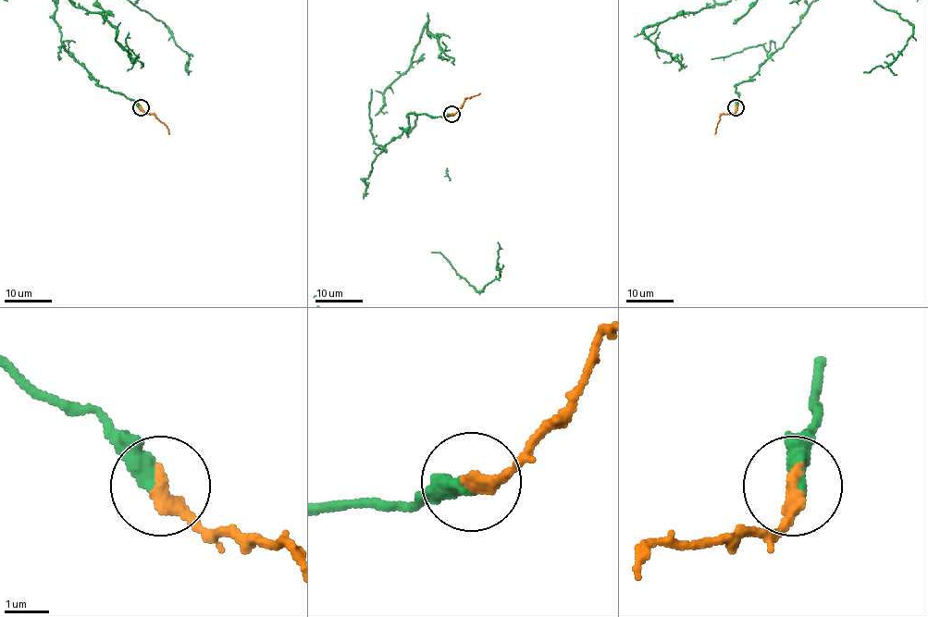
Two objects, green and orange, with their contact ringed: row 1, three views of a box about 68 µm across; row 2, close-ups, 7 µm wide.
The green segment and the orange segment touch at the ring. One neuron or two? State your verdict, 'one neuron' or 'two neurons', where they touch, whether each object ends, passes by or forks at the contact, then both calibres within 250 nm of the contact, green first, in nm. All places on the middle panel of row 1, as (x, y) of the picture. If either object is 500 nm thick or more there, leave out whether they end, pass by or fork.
one neuron; at (451, 114); green ends there; orange ends there; 440 nm thick on the green side, 380 nm on the other

